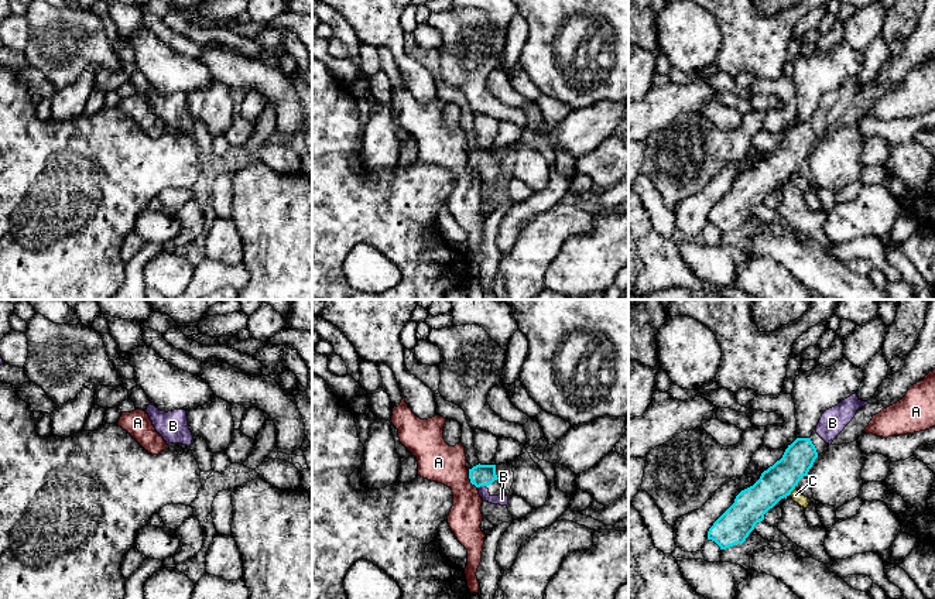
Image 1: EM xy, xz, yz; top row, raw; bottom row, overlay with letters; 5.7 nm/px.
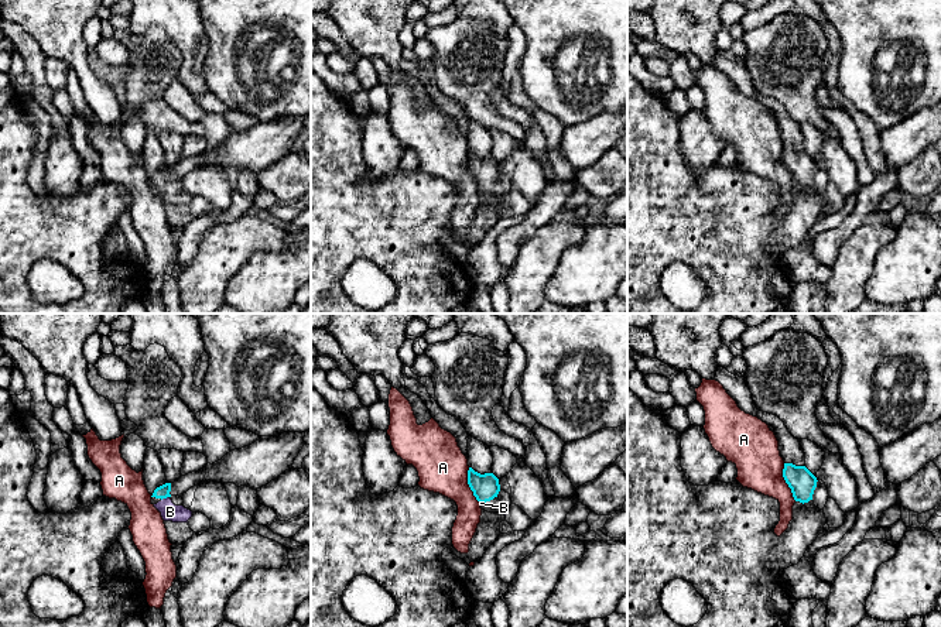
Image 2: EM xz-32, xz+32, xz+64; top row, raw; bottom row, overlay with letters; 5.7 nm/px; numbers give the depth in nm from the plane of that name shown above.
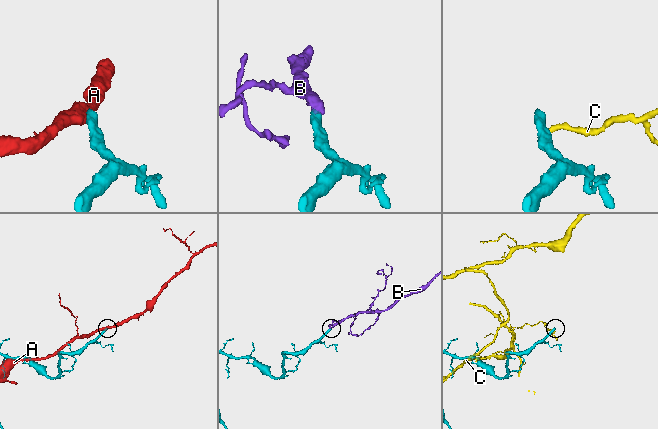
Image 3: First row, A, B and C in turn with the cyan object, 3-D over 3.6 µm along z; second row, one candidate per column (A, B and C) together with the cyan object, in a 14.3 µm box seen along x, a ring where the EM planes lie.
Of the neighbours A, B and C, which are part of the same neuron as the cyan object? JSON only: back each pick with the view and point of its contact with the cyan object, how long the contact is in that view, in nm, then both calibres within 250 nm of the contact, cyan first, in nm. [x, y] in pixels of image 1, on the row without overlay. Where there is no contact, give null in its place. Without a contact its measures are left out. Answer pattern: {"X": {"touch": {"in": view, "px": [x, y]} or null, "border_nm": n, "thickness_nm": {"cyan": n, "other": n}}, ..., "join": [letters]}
{"B": {"touch": {"in": "xz", "px": [482, 168]}, "border_nm": 60, "thickness_nm": {"cyan": 130, "other": 60}}, "join": ["B"]}

